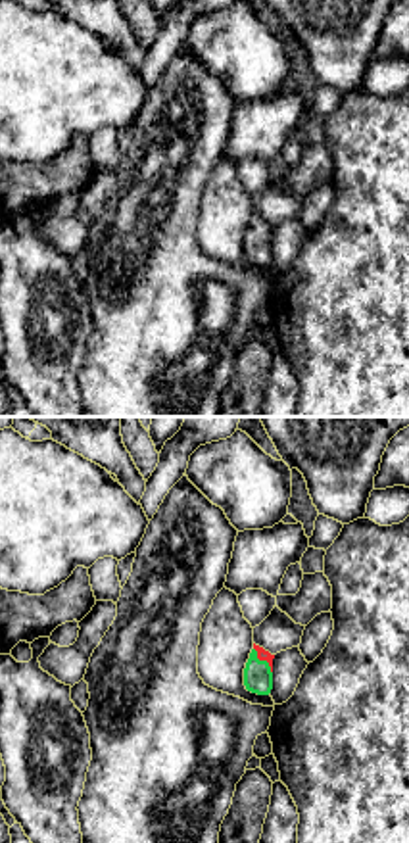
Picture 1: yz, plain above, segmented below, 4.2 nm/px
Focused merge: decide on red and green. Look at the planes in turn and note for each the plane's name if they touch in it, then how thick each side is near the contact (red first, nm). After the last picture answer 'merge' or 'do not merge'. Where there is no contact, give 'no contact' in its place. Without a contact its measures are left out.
contact in yz; calibres 50 and 130 nm

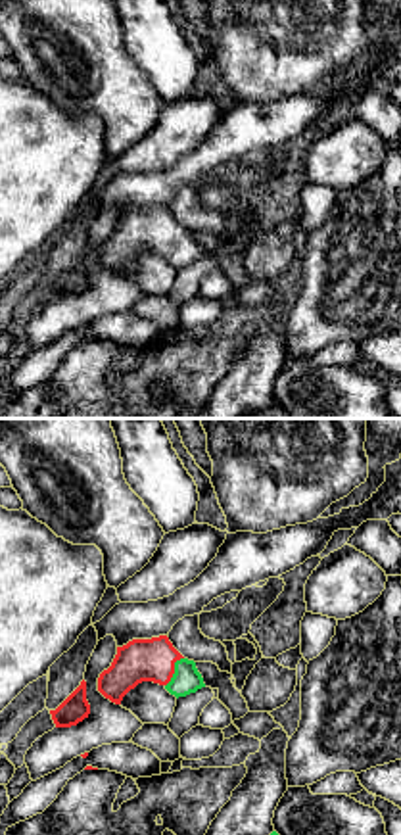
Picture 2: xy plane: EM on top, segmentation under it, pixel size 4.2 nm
contact in xy; calibres 180 and 120 nm

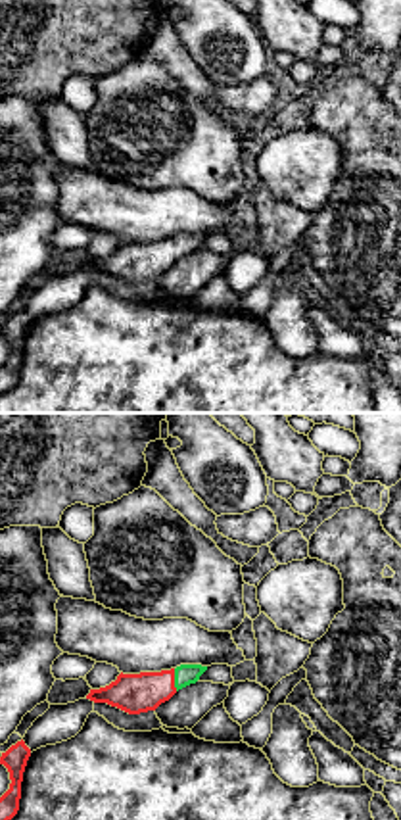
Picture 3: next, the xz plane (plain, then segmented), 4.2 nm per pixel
contact in xz; calibres 170 and 90 nm

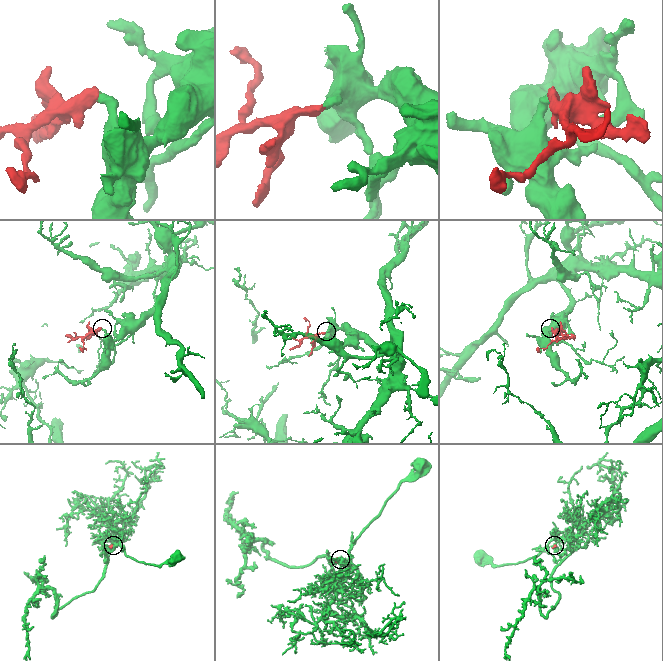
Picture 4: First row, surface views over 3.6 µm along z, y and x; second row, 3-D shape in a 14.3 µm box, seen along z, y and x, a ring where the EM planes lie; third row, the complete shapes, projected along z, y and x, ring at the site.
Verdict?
merge

